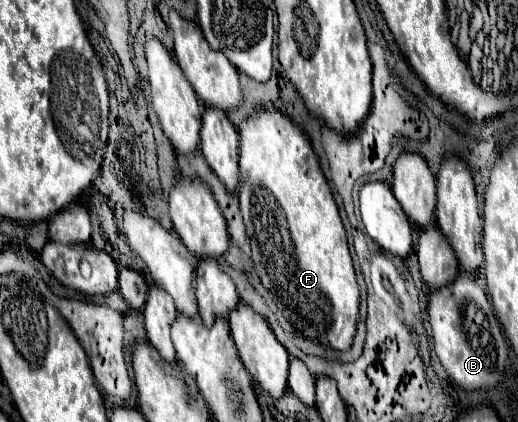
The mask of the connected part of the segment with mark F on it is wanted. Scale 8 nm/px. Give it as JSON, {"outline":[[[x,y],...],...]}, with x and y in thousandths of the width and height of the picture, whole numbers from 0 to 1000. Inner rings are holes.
{"outline":[[[494,254],[490,268],[471,282],[459,296],[463,310],[463,448],[459,448],[459,467],[463,467],[463,495],[467,495],[467,514],[471,514],[471,533],[475,533],[475,552],[486,571],[486,614],[490,614],[490,633],[510,671],[510,680],[525,694],[525,704],[537,718],[537,732],[552,746],[552,756],[575,780],[583,784],[587,799],[595,803],[614,803],[618,813],[645,822],[653,832],[668,832],[680,818],[683,789],[687,789],[687,756],[691,756],[691,671],[687,671],[687,647],[683,647],[683,628],[680,628],[680,609],[676,609],[676,590],[672,590],[672,566],[668,566],[668,543],[660,533],[649,476],[641,467],[641,453],[633,443],[633,429],[622,410],[618,382],[602,353],[602,339],[595,329],[595,320],[583,310],[583,301],[575,301],[556,273],[548,273],[537,258],[514,258],[514,254]]]}

